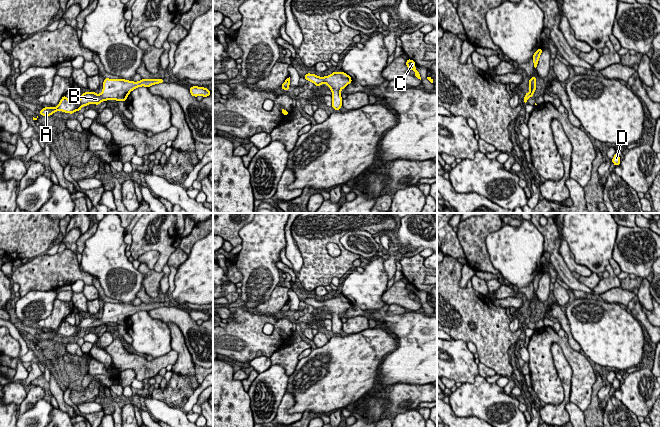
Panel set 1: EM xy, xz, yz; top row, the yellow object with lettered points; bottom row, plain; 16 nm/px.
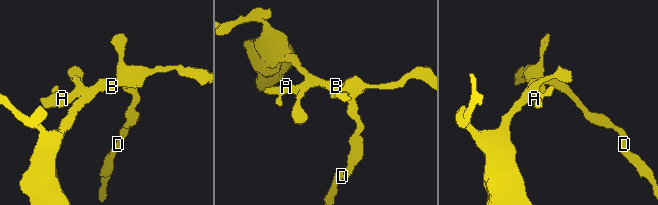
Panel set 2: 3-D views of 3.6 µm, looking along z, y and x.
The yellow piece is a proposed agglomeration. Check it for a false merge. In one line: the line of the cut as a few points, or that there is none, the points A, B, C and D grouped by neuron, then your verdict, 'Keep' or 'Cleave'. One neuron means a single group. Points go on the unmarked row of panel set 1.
No split. Groups: A B C D. Keep

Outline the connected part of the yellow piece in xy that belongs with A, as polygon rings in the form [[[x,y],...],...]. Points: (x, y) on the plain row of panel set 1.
[[[105,302],[101,318],[84,316],[79,325],[70,325],[64,319],[57,331],[45,331],[39,335],[39,339],[50,340],[56,335],[73,338],[77,334],[80,335],[83,330],[87,330],[91,327],[97,330],[102,325],[107,324],[126,325],[127,320],[132,314],[141,310],[150,311],[159,307],[164,307],[164,303],[141,303],[138,306],[133,306],[125,303]]]

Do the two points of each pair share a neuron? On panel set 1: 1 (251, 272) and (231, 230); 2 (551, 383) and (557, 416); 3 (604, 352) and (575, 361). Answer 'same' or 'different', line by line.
1: different
2: different
3: different

